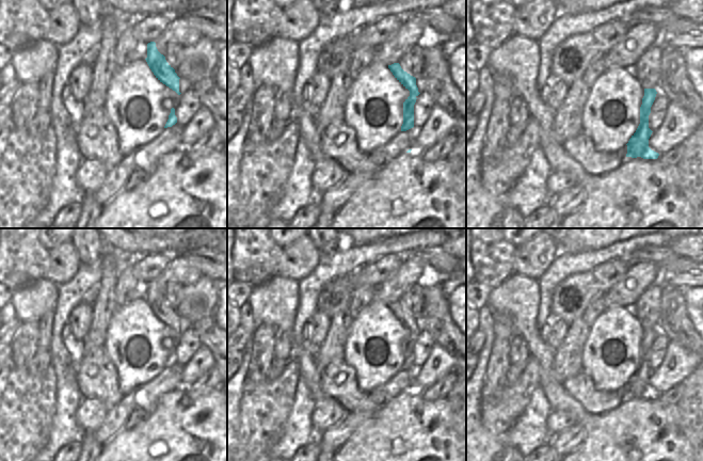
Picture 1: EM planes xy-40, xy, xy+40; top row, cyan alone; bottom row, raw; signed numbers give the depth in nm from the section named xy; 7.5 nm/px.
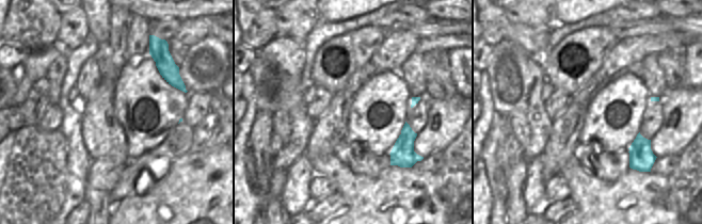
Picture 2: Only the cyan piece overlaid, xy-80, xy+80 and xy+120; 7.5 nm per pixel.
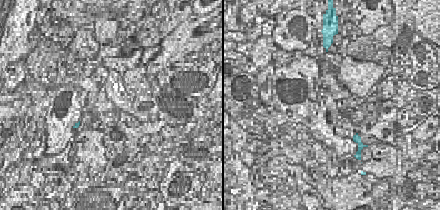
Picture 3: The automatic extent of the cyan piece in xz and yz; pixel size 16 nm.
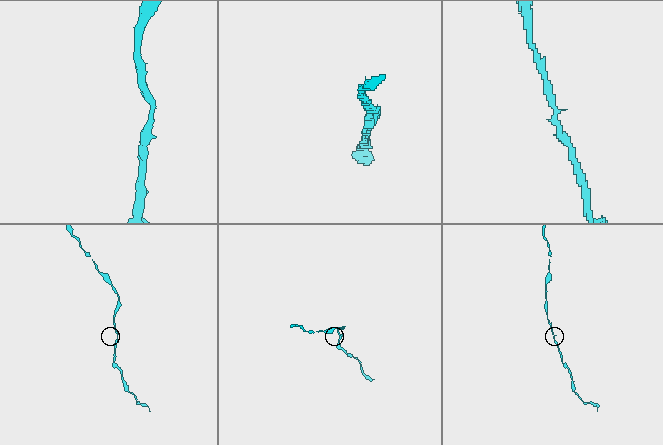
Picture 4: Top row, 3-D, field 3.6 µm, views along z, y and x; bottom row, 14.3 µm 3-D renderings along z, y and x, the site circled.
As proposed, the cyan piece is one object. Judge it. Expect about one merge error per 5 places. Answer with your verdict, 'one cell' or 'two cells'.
one cell

